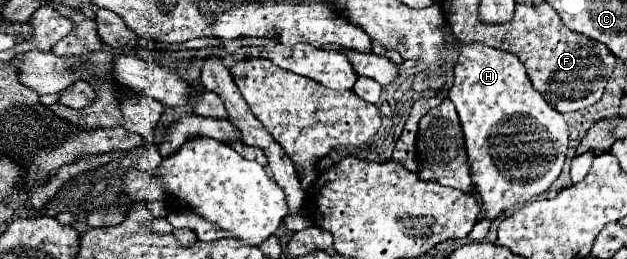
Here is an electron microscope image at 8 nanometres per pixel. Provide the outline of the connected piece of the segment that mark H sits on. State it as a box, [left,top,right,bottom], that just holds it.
[448,45,568,241]

